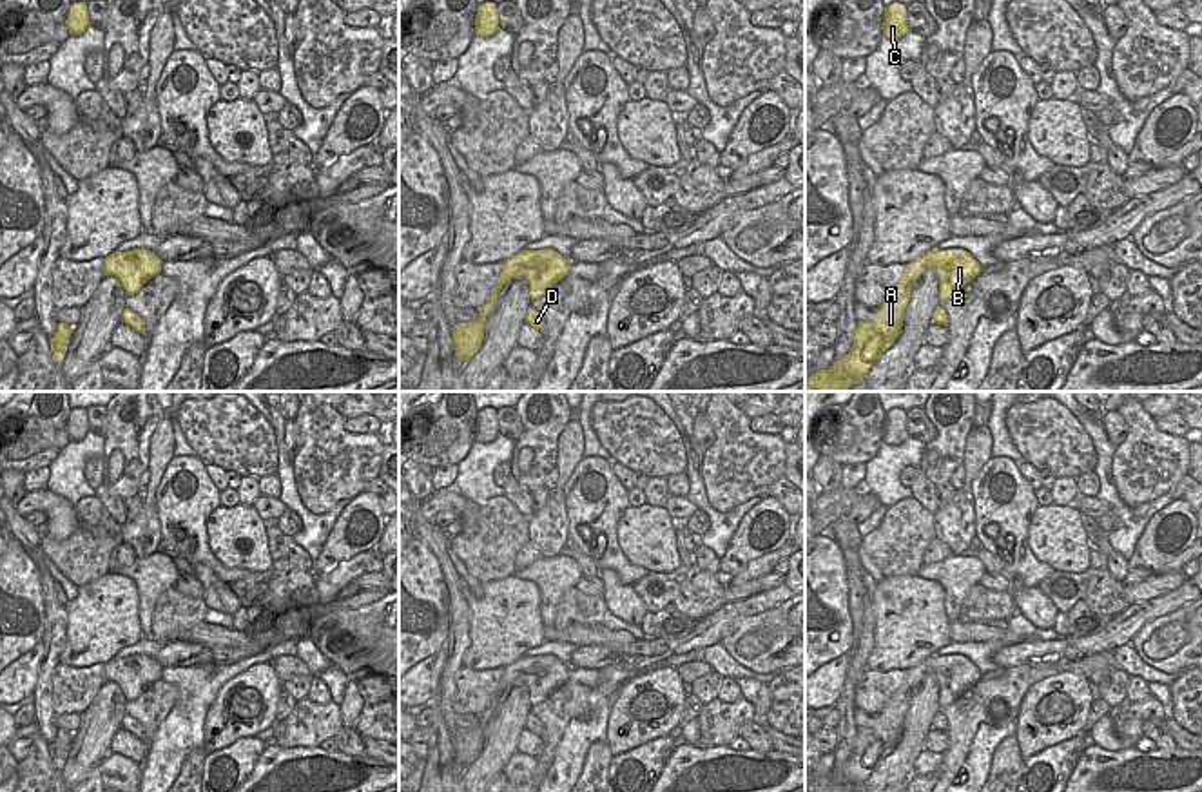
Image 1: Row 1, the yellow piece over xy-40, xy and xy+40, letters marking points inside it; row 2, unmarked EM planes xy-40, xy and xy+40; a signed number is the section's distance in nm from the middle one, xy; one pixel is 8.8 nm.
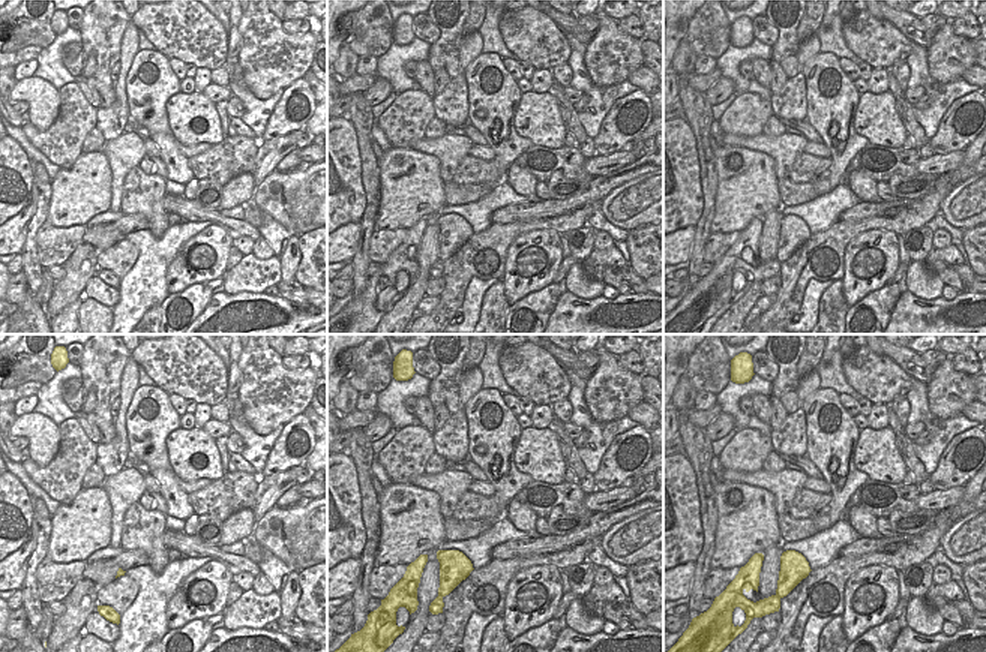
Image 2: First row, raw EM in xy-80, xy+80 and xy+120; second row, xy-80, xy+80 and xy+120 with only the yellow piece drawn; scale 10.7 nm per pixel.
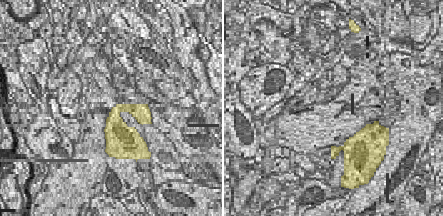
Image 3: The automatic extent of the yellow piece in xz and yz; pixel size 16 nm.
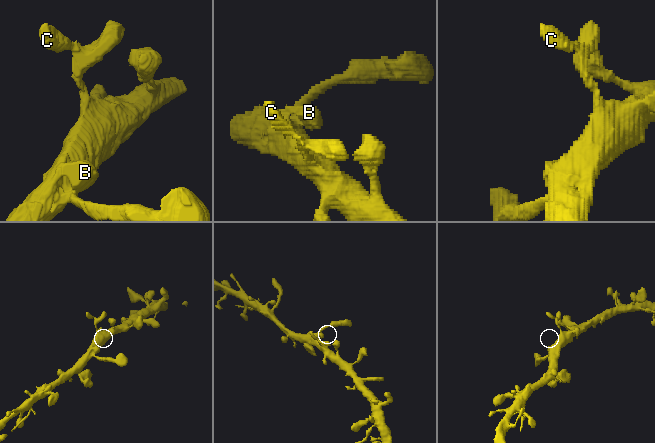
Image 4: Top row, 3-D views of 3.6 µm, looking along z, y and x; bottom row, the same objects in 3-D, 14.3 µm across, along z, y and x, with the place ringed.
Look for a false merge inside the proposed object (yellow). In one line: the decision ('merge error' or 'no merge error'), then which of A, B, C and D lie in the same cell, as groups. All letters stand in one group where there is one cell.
no merge error; groups A B C D

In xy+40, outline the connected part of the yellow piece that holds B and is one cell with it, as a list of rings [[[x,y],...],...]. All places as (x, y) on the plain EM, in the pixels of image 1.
[[[934,654],[908,669],[906,678],[890,696],[876,723],[868,729],[858,729],[850,758],[841,767],[832,767],[829,776],[812,779],[805,792],[852,792],[863,787],[874,767],[899,743],[912,691],[926,674],[937,678],[939,707],[952,705],[983,678],[972,660],[963,654]]]

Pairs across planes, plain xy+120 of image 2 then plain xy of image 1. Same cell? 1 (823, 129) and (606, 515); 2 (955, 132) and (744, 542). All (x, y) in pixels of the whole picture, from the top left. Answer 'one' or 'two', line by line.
1: one
2: one

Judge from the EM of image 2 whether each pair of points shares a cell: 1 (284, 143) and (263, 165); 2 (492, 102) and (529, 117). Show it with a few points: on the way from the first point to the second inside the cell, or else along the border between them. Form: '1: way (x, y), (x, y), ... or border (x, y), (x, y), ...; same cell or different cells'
1: way (278, 149), (267, 159); same cell
2: border (523, 93), (515, 111), (514, 129), (532, 143); different cells

